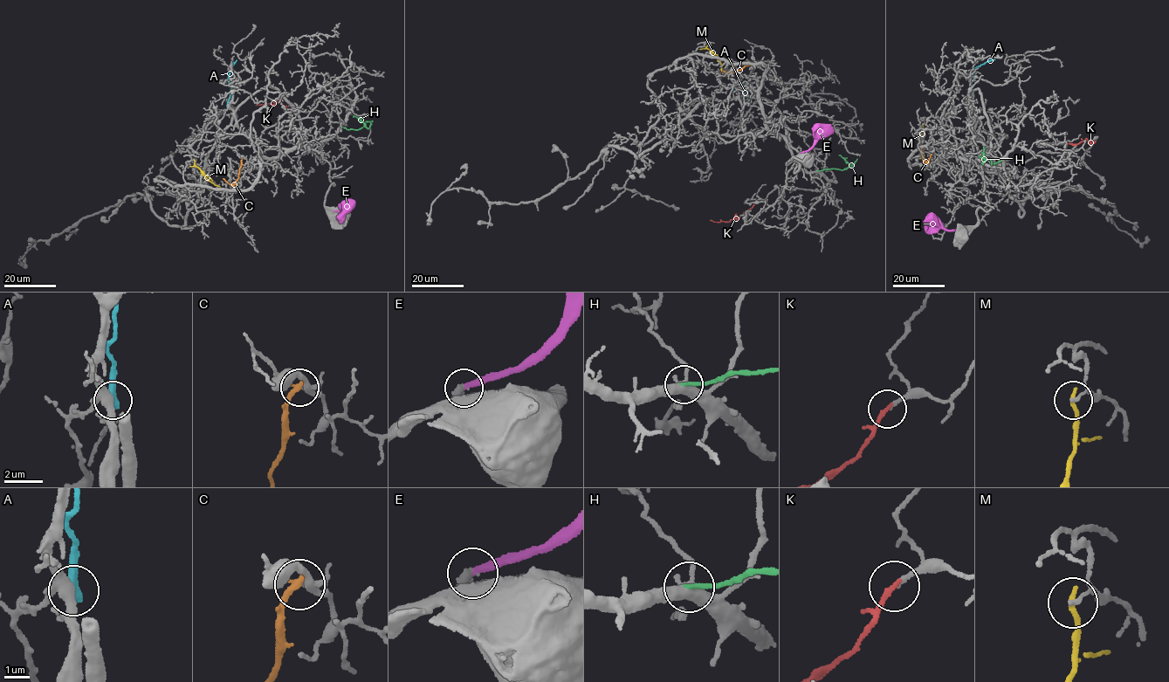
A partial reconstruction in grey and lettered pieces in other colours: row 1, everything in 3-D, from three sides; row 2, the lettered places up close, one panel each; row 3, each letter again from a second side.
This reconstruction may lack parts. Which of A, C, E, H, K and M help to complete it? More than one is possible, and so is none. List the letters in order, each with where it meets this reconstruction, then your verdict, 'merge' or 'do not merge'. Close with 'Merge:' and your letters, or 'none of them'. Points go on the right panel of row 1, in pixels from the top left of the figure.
A: (971, 95) | do not merge
C: (921, 136) | do not merge
E: (959, 229) | do not merge
H: (1001, 160) | do not merge
K: (1060, 141) | do not merge
M: (922, 125) | do not merge
Merge: none of them

